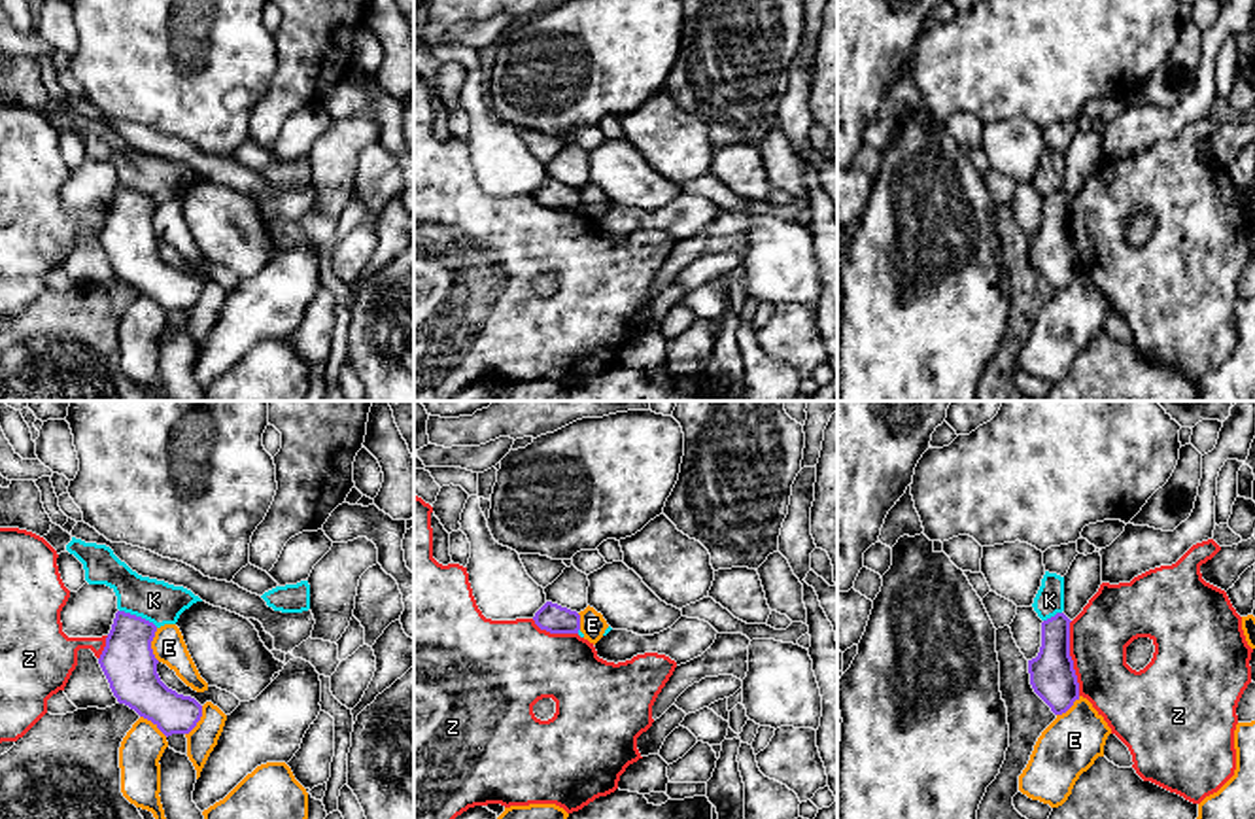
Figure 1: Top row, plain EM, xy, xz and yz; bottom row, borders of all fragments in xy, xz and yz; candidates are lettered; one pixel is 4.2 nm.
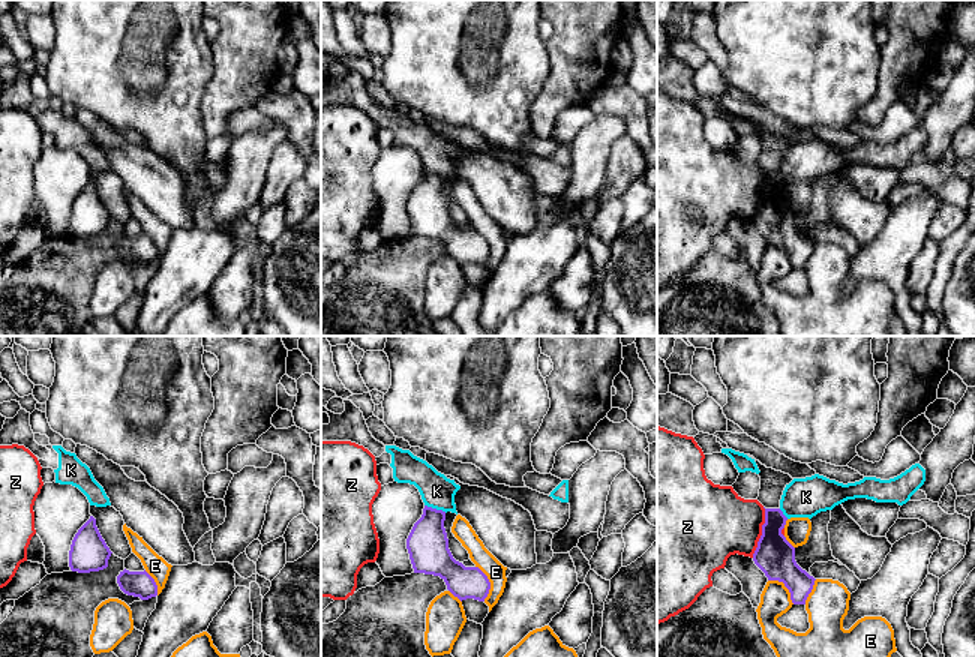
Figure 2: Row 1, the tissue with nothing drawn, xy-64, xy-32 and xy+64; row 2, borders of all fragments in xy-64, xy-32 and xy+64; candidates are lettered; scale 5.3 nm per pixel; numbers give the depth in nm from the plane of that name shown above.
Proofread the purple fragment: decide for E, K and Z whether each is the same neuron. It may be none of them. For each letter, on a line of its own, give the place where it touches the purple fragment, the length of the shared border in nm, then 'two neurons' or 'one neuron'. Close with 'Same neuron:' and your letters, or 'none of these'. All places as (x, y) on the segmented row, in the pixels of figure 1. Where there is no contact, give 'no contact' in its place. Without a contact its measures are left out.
E: contact xy (150, 645); length 140 nm; two neurons
K: contact xy (138, 617); length 180 nm; two neurons
Z: contact yz (1070, 659); length 320 nm; two neurons
Same neuron: none of these

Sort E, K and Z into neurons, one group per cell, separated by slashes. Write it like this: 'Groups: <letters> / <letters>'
Groups: E / K / Z

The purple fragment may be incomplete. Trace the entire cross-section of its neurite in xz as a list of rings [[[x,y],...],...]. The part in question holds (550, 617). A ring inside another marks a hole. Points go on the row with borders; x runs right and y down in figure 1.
[[[546,601],[533,620],[541,630],[550,634],[578,634],[580,630],[580,615],[552,601]]]

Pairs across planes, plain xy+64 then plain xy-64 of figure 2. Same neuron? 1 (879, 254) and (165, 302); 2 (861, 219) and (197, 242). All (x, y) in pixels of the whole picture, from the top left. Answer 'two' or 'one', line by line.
1: one
2: two

